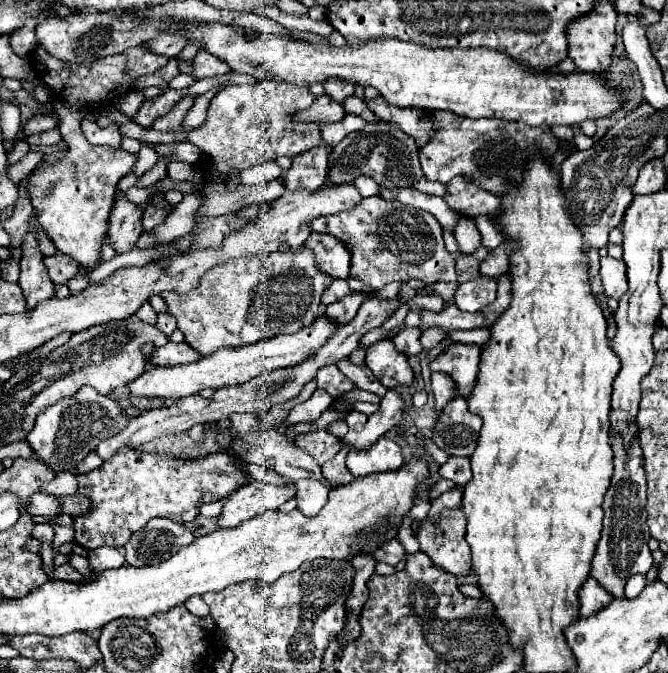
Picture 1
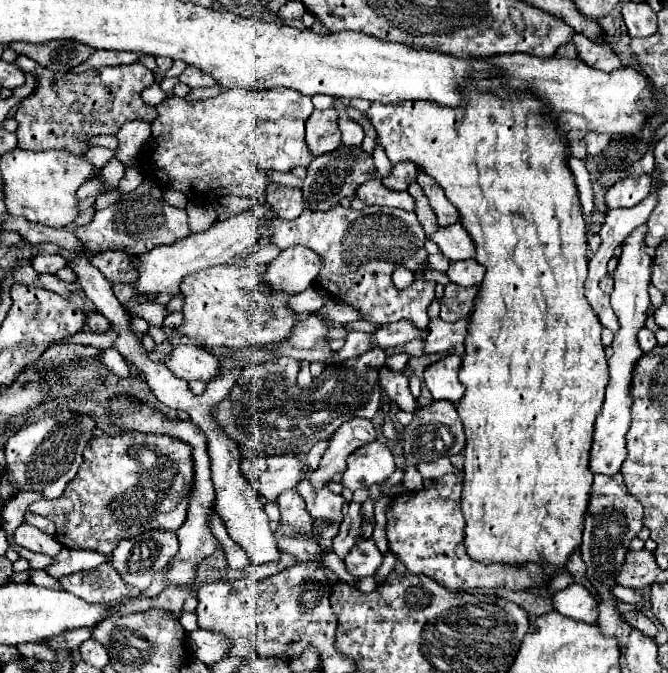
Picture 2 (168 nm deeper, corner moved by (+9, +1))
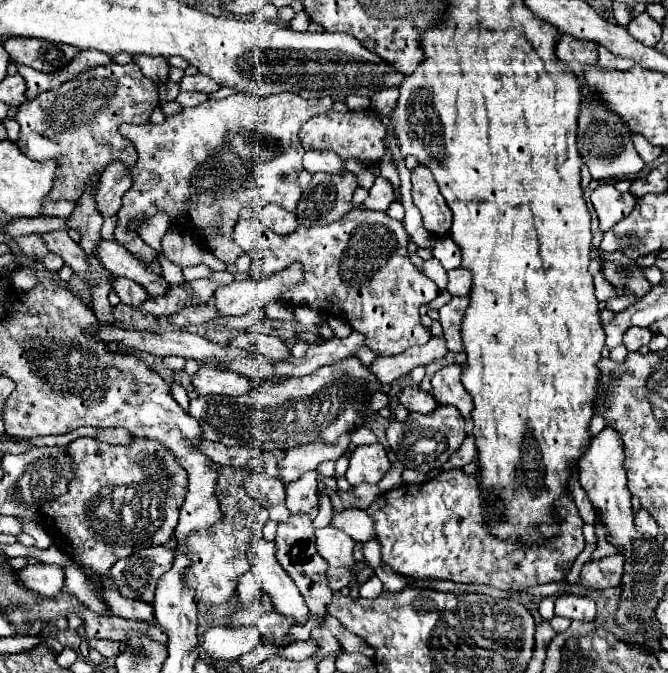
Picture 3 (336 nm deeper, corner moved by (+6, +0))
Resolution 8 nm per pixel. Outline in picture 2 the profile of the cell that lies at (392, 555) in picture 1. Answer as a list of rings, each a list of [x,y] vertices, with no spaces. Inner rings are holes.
[[[358,540],[356,546],[346,554],[344,564],[354,578],[374,576],[374,572],[382,564],[382,554],[372,540]]]

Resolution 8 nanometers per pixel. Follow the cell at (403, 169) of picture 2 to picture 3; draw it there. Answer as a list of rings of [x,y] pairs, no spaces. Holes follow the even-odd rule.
[[[377,177],[373,187],[369,189],[369,197],[363,201],[363,207],[375,209],[375,211],[385,211],[391,201],[395,201],[395,191],[393,191],[391,183],[387,183],[387,179],[383,179],[383,177]]]

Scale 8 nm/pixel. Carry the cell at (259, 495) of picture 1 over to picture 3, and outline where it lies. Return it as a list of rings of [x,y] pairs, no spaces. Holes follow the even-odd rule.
[[[349,433],[339,437],[335,445],[329,443],[307,443],[301,447],[293,447],[285,451],[285,457],[279,461],[281,481],[287,485],[295,479],[301,479],[303,473],[315,469],[319,463],[327,459],[339,459],[349,445]]]

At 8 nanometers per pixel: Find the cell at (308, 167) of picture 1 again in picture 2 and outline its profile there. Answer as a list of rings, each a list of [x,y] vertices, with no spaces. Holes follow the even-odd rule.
[[[270,184],[266,190],[266,202],[270,210],[276,214],[276,218],[282,220],[294,220],[302,214],[304,210],[304,198],[302,190],[296,188],[286,188],[280,184]]]

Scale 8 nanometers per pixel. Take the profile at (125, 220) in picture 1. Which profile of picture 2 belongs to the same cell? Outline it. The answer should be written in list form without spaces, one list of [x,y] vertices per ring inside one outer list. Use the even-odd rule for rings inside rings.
[[[100,252],[94,254],[92,264],[114,284],[132,284],[138,280],[138,272],[130,264],[130,254],[126,252]]]

